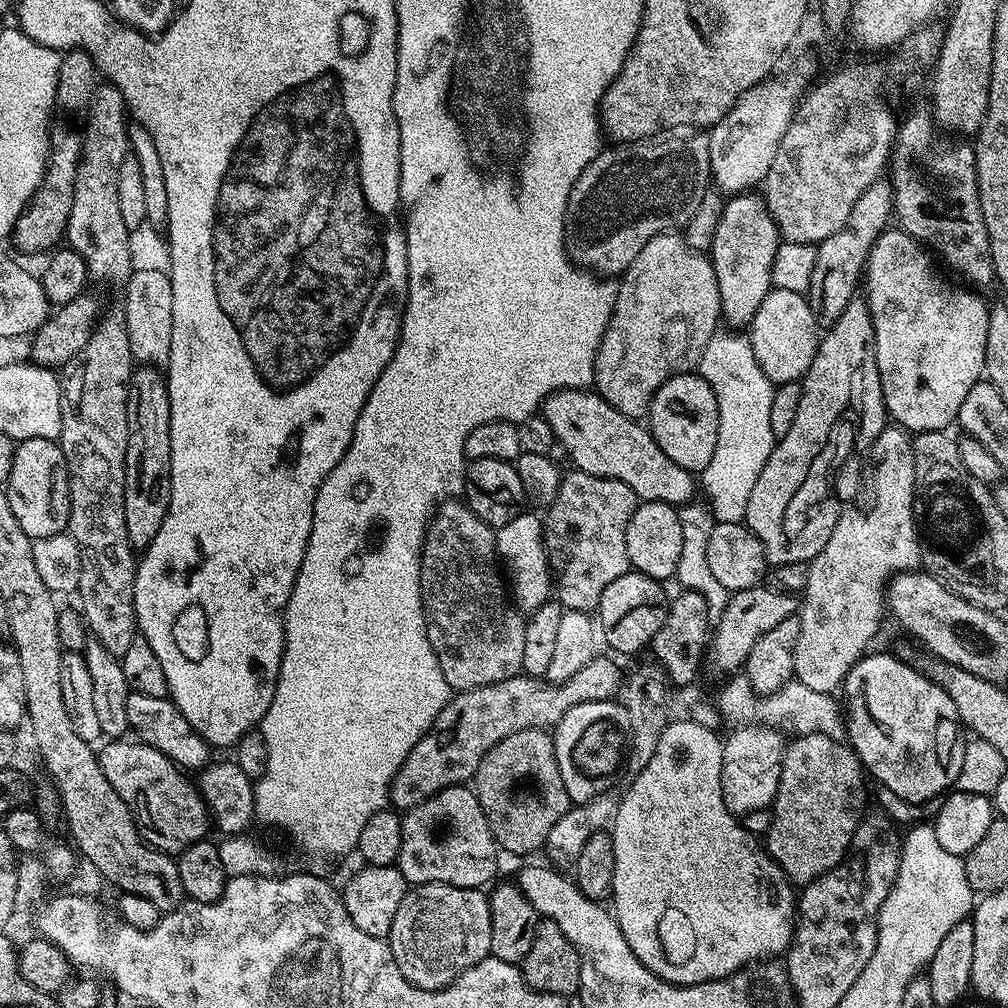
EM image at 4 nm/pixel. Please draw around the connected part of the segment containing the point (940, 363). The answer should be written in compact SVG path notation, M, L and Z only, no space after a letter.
M899 226L889 227L874 242L874 246L868 255L868 263L866 265L866 288L868 284L868 293L866 299L868 301L868 309L872 315L874 322L874 342L876 343L876 361L878 362L878 374L882 382L882 394L884 395L884 406L889 417L892 416L899 427L907 430L909 433L918 432L943 432L951 429L957 423L959 407L965 401L970 388L978 383L984 376L984 359L986 358L986 330L988 329L988 310L989 301L984 301L982 297L975 291L969 290L967 287L955 288L952 284L947 284L940 277L938 269L932 265L933 257L930 255L929 249L921 244L919 240L915 240L912 235L905 232Z

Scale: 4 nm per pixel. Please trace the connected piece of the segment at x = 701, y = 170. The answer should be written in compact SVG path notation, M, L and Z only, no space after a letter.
M669 128L663 134L647 136L644 140L630 140L627 142L617 143L615 146L605 147L594 157L589 164L582 170L578 182L574 182L574 190L570 190L568 199L568 221L564 224L564 234L566 237L566 247L569 257L573 264L588 269L589 272L601 278L619 277L638 258L638 253L642 251L642 246L650 242L650 238L660 236L664 232L683 229L684 225L694 218L694 210L698 210L702 198L710 191L710 181L712 180L711 162L710 162L710 142L708 141L709 133L704 130L695 128Z

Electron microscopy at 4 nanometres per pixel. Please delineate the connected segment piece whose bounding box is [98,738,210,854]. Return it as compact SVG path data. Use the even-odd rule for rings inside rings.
M116 738L99 749L102 774L110 778L110 786L118 790L118 798L126 802L132 817L140 828L140 835L147 844L160 852L179 854L194 842L205 839L210 832L210 817L200 789L187 780L185 773L166 754L141 744ZM184 775L184 776L183 776Z

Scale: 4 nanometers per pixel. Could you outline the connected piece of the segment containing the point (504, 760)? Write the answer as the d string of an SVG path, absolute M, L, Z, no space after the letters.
M542 728L518 730L484 755L474 777L474 791L497 845L516 856L536 852L548 843L554 822L570 807L556 761L553 737Z

